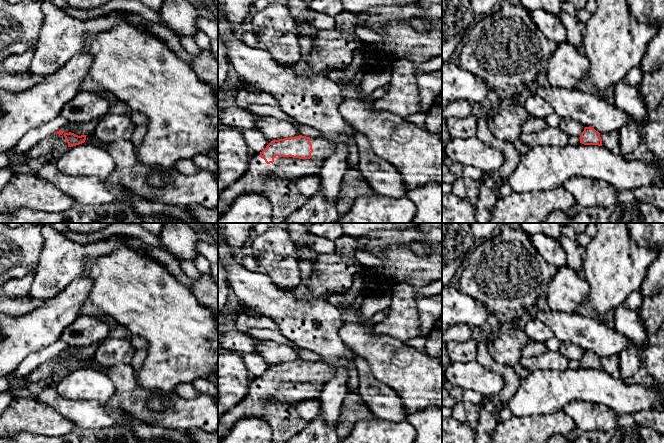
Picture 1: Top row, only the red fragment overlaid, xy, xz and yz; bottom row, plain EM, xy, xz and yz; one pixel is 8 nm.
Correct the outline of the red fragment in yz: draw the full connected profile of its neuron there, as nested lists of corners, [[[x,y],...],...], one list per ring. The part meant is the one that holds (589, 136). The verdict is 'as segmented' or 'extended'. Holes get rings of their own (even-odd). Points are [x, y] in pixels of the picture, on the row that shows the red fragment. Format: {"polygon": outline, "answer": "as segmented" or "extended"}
{"polygon": [[[585,127],[579,138],[580,143],[584,145],[598,145],[613,153],[620,152],[620,134],[618,131],[600,134],[592,127]]], "answer": "extended"}

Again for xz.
{"polygon": [[[299,135],[271,141],[262,152],[252,156],[245,175],[220,193],[218,196],[218,218],[228,210],[237,197],[247,193],[263,194],[267,178],[297,181],[302,177],[319,175],[323,162],[334,151],[335,146],[323,137],[310,138]]], "answer": "extended"}

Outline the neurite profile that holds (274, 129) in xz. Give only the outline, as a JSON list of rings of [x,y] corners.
[[[260,116],[256,120],[256,130],[263,133],[270,141],[301,135],[299,128],[294,123],[269,116]]]

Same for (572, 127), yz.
[[[562,118],[559,123],[559,129],[565,132],[569,137],[580,137],[584,128],[585,127],[580,122],[570,118]]]

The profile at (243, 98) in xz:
[[[237,90],[234,92],[237,106],[246,107],[252,104],[278,106],[278,100],[271,94],[248,90]]]

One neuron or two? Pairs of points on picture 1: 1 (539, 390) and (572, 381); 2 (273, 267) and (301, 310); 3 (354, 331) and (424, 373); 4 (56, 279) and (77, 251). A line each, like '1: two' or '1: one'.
1: one
2: two
3: one
4: one

